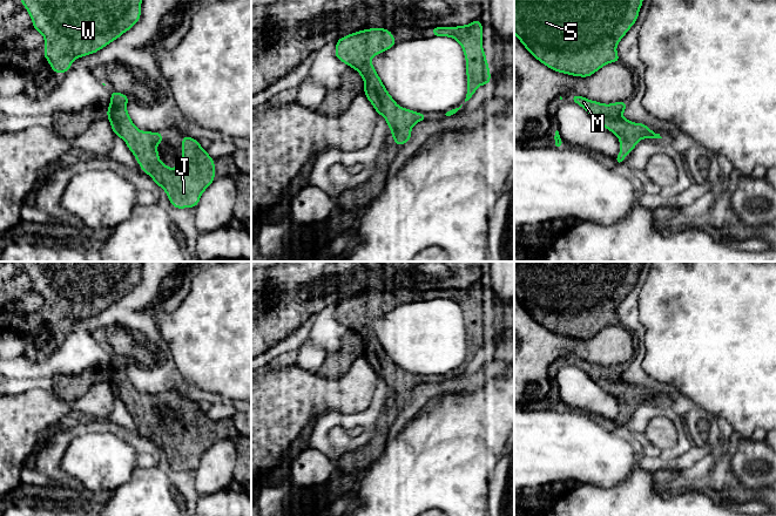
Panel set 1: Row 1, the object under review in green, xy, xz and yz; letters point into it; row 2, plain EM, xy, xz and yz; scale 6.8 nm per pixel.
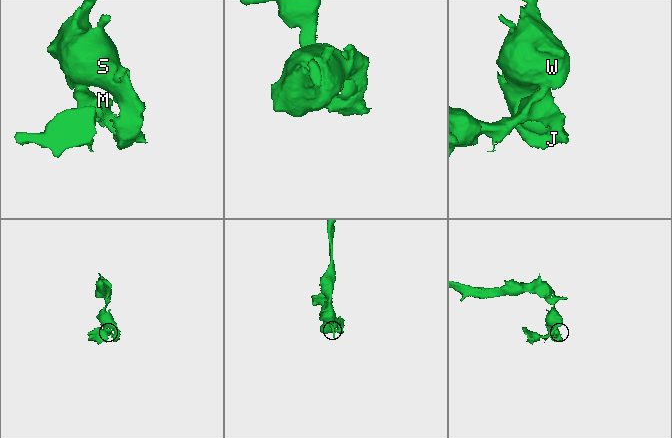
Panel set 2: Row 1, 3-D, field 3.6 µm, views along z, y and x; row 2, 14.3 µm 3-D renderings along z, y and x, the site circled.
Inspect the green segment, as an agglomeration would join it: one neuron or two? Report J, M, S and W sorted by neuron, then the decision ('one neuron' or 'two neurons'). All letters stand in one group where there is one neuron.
groups J M S W; one neuron

